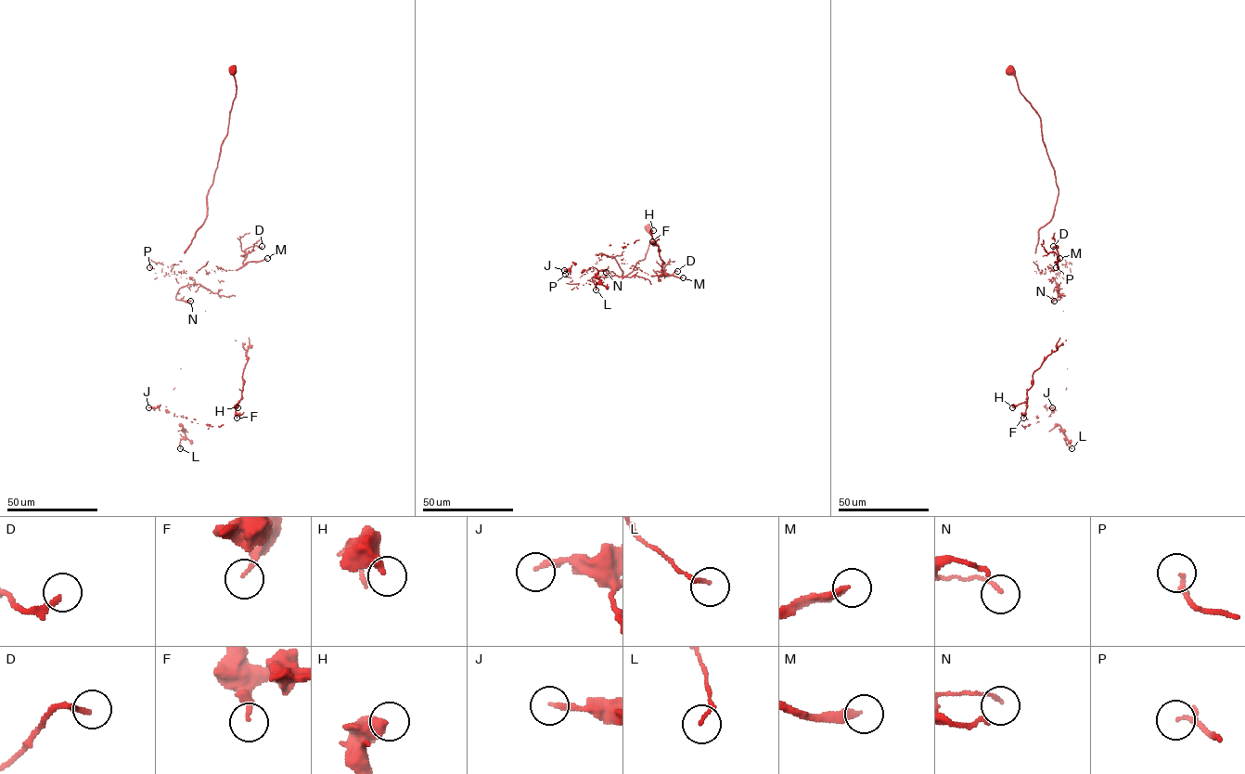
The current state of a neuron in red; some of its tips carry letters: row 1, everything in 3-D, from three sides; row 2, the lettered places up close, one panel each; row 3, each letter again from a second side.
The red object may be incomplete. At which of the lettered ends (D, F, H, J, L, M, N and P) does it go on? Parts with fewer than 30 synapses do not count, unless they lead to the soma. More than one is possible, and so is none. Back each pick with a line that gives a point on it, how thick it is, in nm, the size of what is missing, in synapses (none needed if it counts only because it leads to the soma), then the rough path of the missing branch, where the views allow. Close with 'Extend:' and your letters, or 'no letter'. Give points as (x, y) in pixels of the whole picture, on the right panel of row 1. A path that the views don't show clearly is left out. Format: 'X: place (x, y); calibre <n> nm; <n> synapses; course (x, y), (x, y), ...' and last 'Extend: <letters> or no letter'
M: place (1059, 258); calibre 260 nm; 100 synapses; course (1059, 258), (1063, 256), (1057, 260), (1052, 270), (1059, 290)
Extend: M

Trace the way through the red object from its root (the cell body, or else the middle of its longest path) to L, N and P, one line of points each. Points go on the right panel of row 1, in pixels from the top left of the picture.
L: (1009, 70), (1054, 171), (1035, 253), (1063, 296), (1021, 425), (1059, 425), (1071, 448)
N: (1009, 70), (1040, 118), (1058, 190), (1035, 253), (1036, 261), (1058, 274), (1060, 299), (1054, 301)
P: (1009, 70), (1040, 118), (1054, 171), (1057, 201), (1038, 231), (1035, 253), (1036, 261), (1061, 277), (1056, 267)

